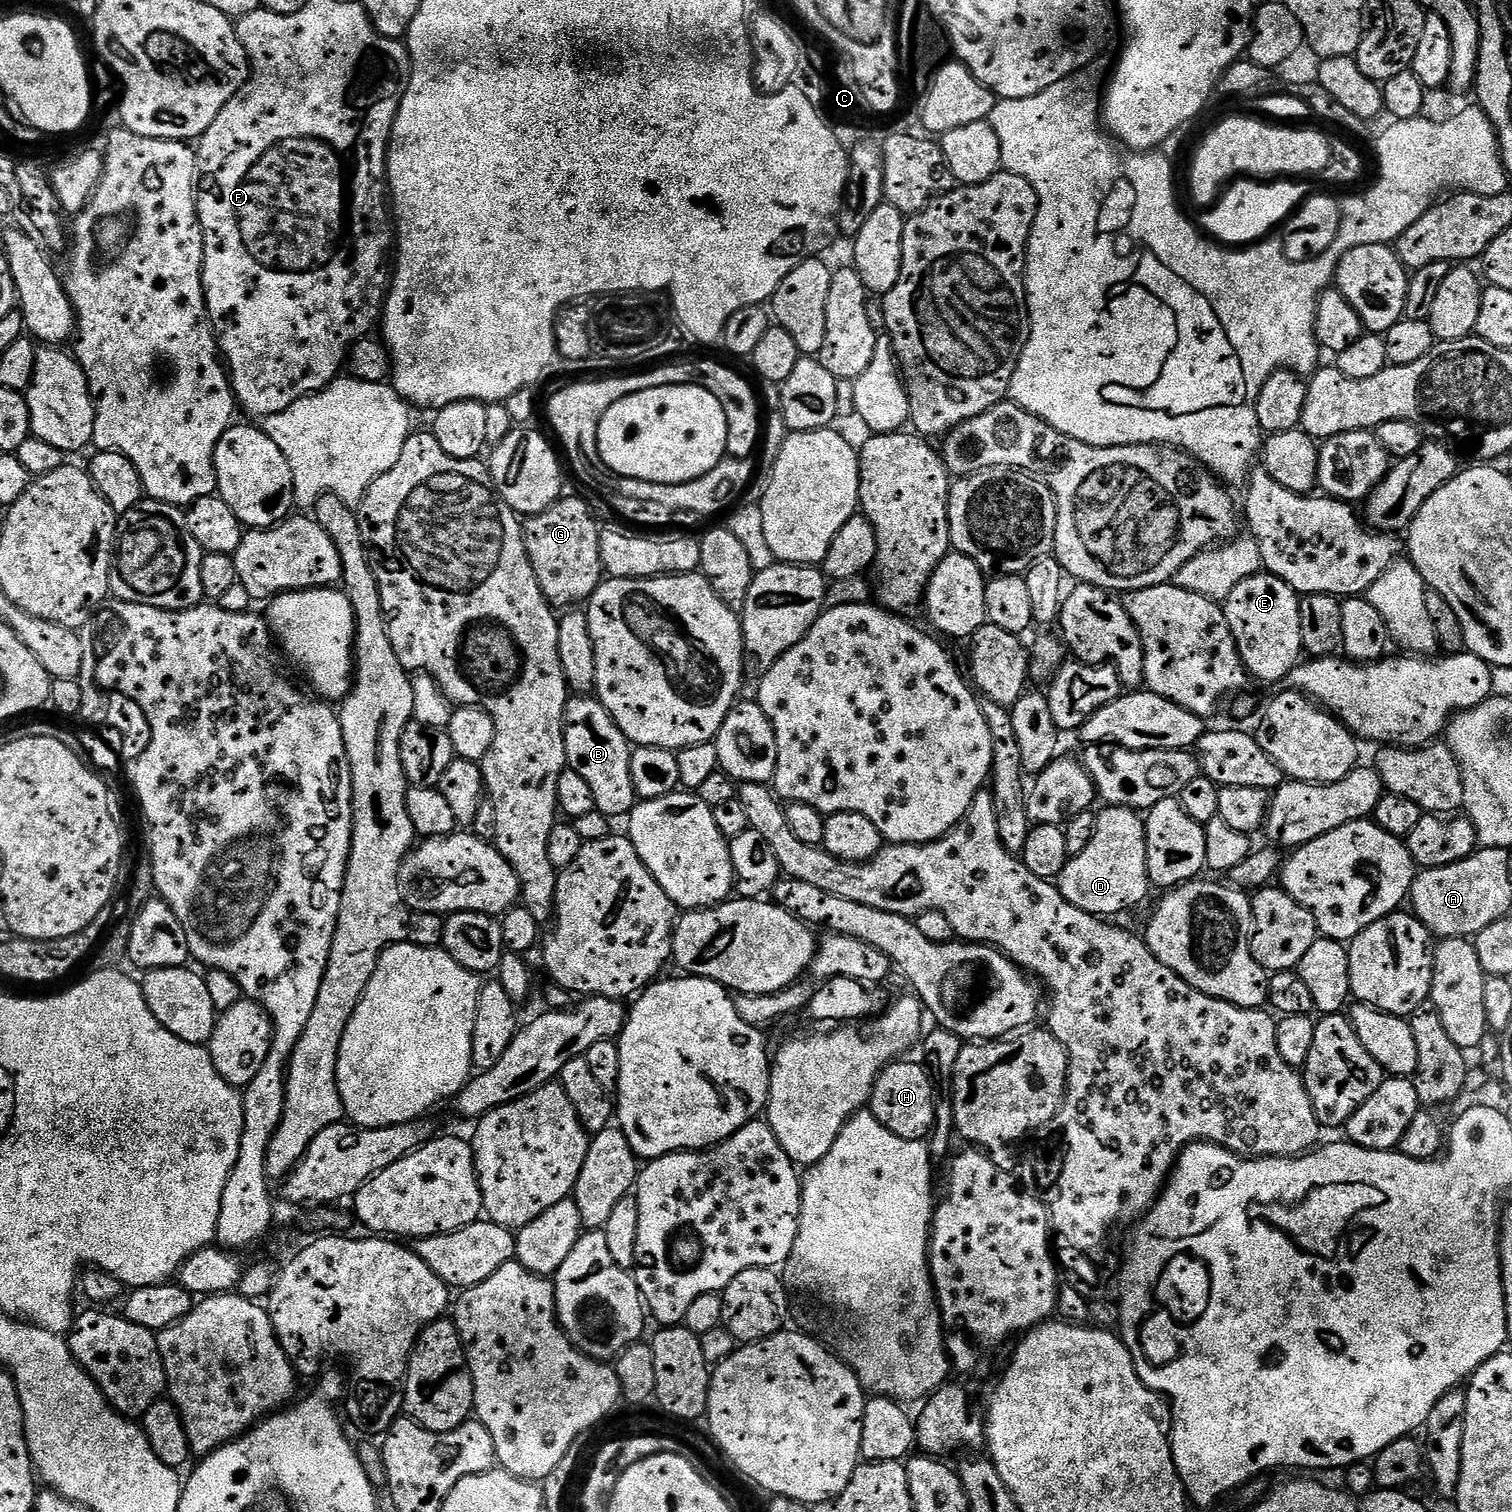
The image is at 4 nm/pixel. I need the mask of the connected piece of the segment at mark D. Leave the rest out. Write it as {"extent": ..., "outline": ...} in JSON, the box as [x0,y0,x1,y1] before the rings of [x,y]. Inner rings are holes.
{"extent":[1058,806,1150,918],"outline":[[[1111,806],[1105,807],[1096,817],[1096,833],[1094,838],[1090,842],[1090,846],[1086,846],[1086,850],[1082,850],[1082,854],[1071,857],[1068,861],[1068,865],[1062,870],[1062,874],[1058,878],[1058,887],[1062,898],[1068,904],[1073,904],[1078,906],[1078,910],[1086,910],[1092,916],[1098,916],[1101,918],[1116,918],[1119,912],[1124,912],[1127,908],[1136,908],[1144,899],[1148,896],[1148,891],[1150,891],[1150,885],[1148,883],[1148,871],[1146,870],[1146,830],[1144,829],[1145,817],[1141,815],[1139,811],[1133,810],[1131,808],[1113,808]]]}

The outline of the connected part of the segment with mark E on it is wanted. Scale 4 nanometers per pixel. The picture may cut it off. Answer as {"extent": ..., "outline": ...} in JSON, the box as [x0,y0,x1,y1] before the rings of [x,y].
{"extent":[1223,570,1304,684],"outline":[[[1263,570],[1256,575],[1246,578],[1246,582],[1238,582],[1234,590],[1223,601],[1224,617],[1232,631],[1238,654],[1242,658],[1244,668],[1253,681],[1265,680],[1268,684],[1287,681],[1288,675],[1301,663],[1304,647],[1302,646],[1302,625],[1298,622],[1298,610],[1301,597],[1293,588],[1286,586],[1282,578],[1271,576]]]}

